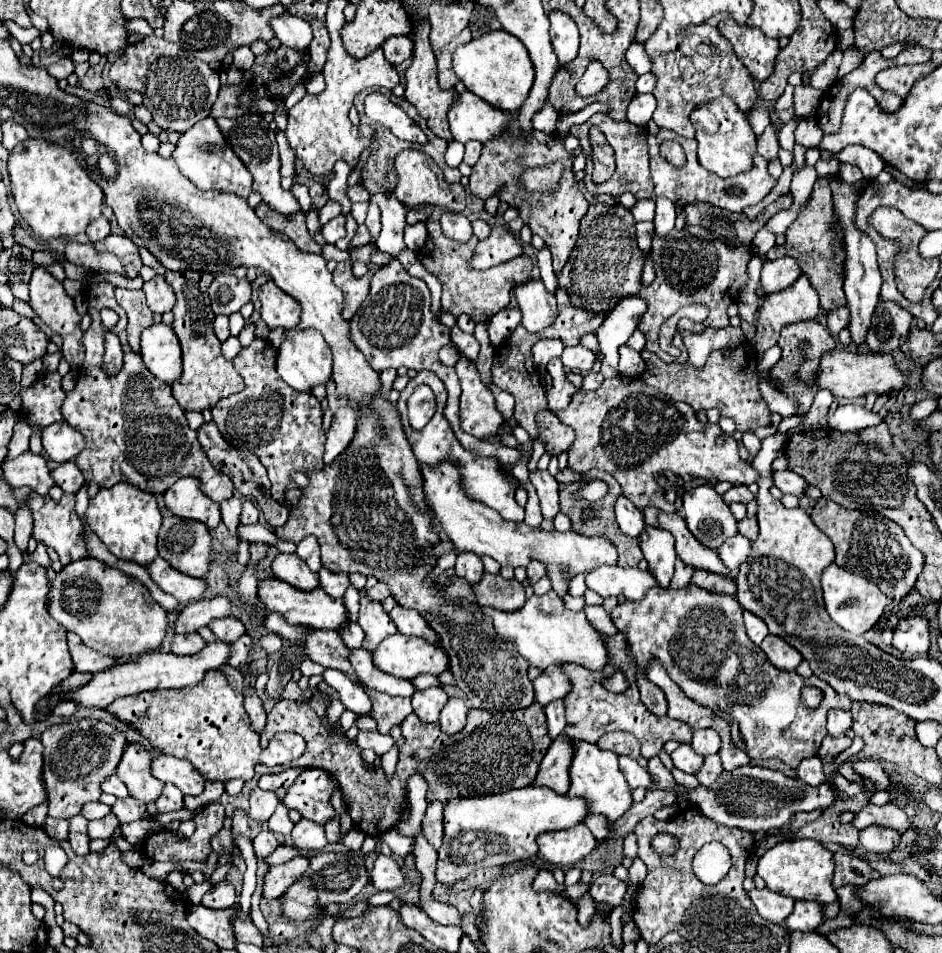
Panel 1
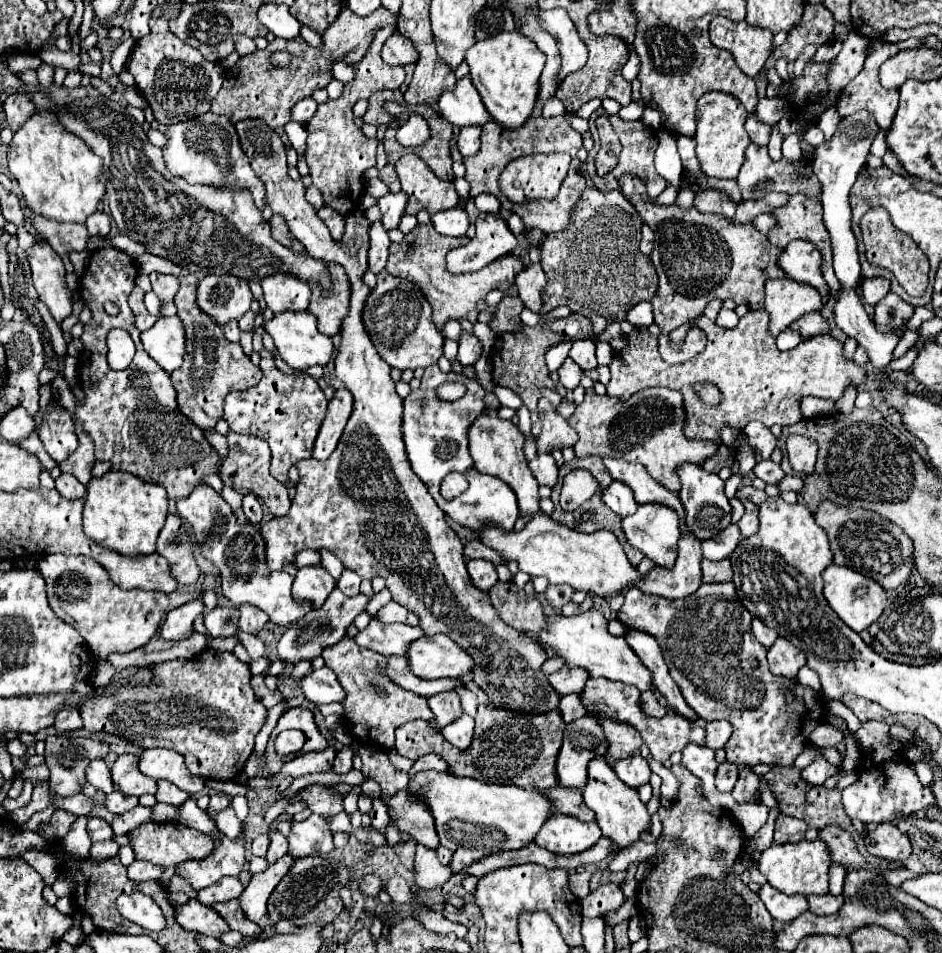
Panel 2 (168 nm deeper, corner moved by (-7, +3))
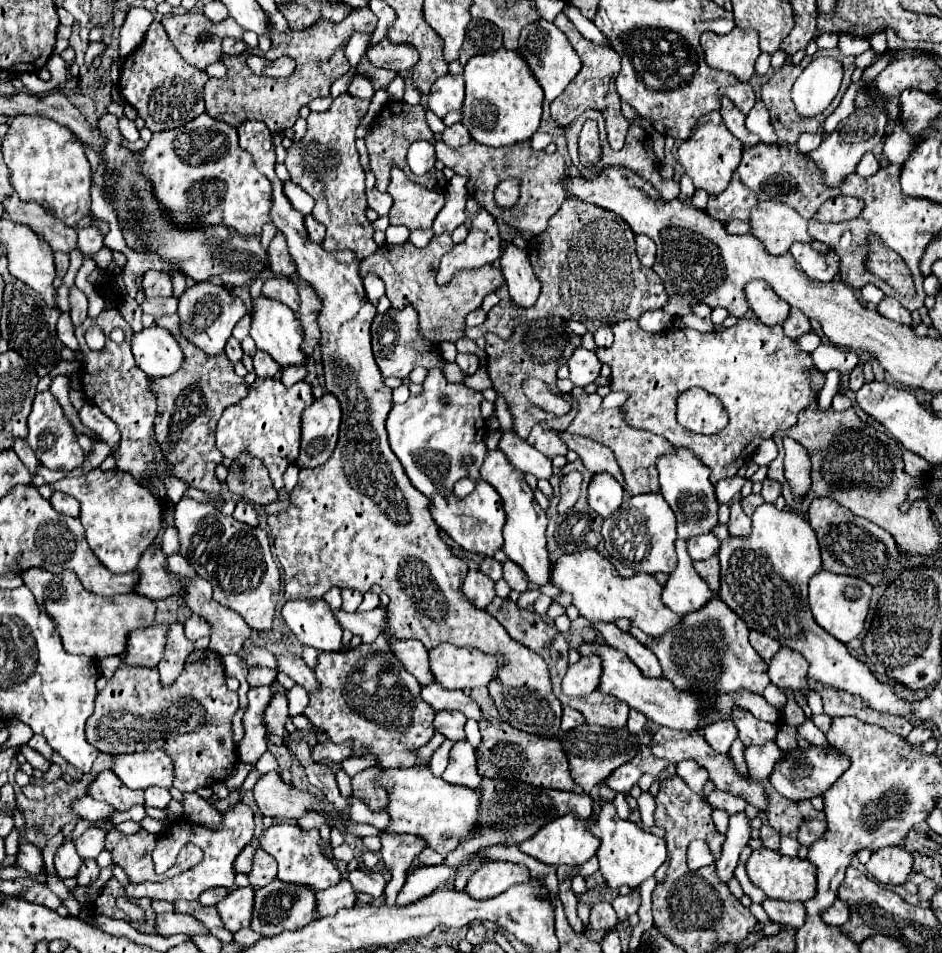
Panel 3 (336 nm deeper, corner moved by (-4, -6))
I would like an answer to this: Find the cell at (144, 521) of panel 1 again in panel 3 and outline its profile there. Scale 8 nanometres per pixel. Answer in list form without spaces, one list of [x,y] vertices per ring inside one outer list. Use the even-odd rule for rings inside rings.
[[[99,468],[91,470],[85,476],[67,476],[51,484],[51,490],[61,490],[75,496],[81,502],[81,524],[85,528],[85,538],[93,554],[101,560],[105,568],[115,574],[127,574],[137,570],[137,562],[147,546],[155,540],[161,530],[161,504],[145,486],[135,482],[127,472],[109,470],[101,472]]]

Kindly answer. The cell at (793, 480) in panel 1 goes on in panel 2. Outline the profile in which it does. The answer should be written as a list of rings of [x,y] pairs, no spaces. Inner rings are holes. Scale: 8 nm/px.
[[[758,461],[756,465],[754,465],[754,475],[756,477],[760,477],[762,481],[766,481],[766,483],[778,483],[782,477],[784,477],[784,471],[780,469],[780,465],[778,463],[774,463],[774,461]]]

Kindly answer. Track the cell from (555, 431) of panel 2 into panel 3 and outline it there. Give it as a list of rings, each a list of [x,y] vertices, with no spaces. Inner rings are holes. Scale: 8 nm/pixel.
[[[535,424],[531,434],[529,434],[529,444],[535,446],[541,454],[545,454],[547,458],[553,458],[557,454],[567,454],[567,446],[565,442],[559,438],[559,432],[557,430],[545,430],[541,424]]]

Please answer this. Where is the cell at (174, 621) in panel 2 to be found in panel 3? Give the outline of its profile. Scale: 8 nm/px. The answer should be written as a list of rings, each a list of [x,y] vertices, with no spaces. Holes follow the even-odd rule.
[[[171,622],[153,624],[145,630],[135,630],[129,634],[125,664],[129,666],[157,666],[161,654],[165,652],[165,630],[169,630]]]

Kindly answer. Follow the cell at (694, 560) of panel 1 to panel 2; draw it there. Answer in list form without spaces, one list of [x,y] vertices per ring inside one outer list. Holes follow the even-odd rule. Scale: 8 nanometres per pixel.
[[[602,457],[608,473],[622,483],[628,483],[630,489],[634,491],[634,499],[638,503],[646,503],[646,501],[660,501],[662,505],[668,505],[672,509],[676,509],[676,513],[680,515],[680,529],[682,533],[686,531],[684,525],[684,507],[680,505],[678,495],[674,495],[672,491],[664,489],[658,481],[652,481],[652,477],[648,475],[648,471],[640,465],[640,463],[628,463],[628,461],[620,461],[620,459],[612,459],[612,457]]]

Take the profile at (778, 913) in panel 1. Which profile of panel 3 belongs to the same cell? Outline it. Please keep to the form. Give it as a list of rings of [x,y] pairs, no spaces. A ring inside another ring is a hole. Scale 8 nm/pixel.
[[[765,900],[763,908],[767,912],[767,916],[781,924],[781,926],[793,926],[793,928],[801,928],[805,922],[805,906],[801,902],[781,902],[781,900]]]

